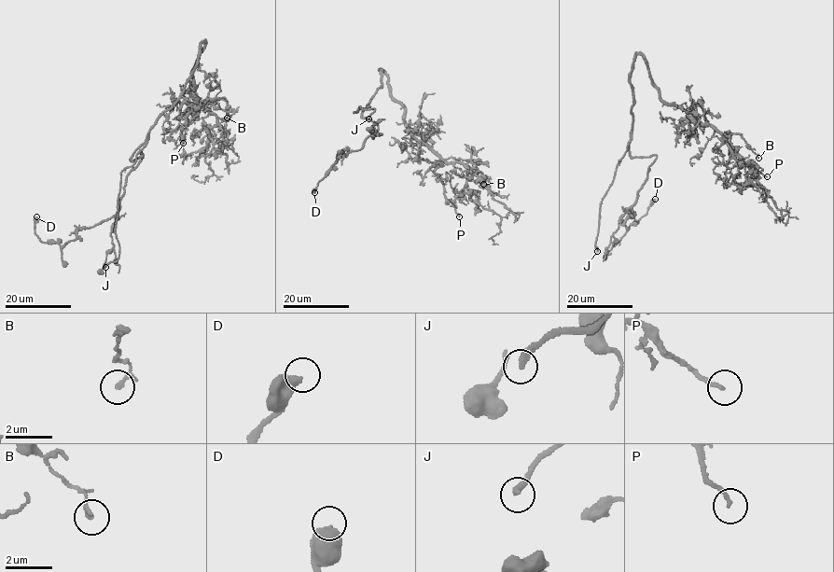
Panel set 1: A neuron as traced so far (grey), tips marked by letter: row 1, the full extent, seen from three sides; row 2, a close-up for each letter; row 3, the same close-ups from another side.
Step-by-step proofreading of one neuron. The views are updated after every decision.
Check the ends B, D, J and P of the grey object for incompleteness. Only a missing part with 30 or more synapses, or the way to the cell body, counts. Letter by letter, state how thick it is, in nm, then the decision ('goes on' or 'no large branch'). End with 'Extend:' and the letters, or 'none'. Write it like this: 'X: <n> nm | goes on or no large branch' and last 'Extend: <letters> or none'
B: 120 nm | no large branch
D: 440 nm | no large branch
J: 260 nm | goes on
P: 150 nm | no large branch
Extend: J

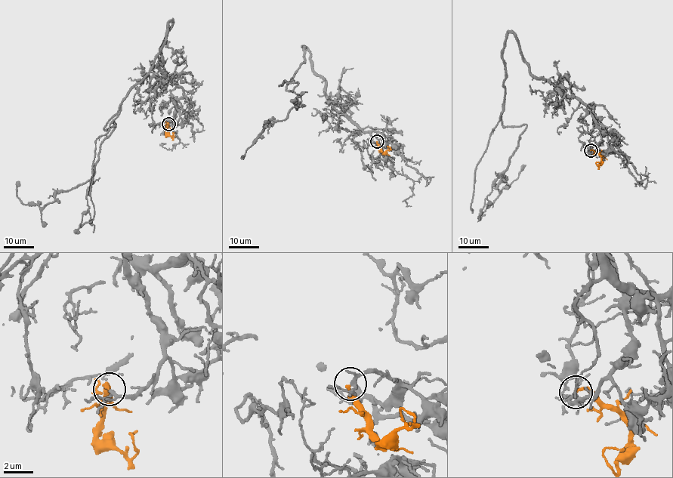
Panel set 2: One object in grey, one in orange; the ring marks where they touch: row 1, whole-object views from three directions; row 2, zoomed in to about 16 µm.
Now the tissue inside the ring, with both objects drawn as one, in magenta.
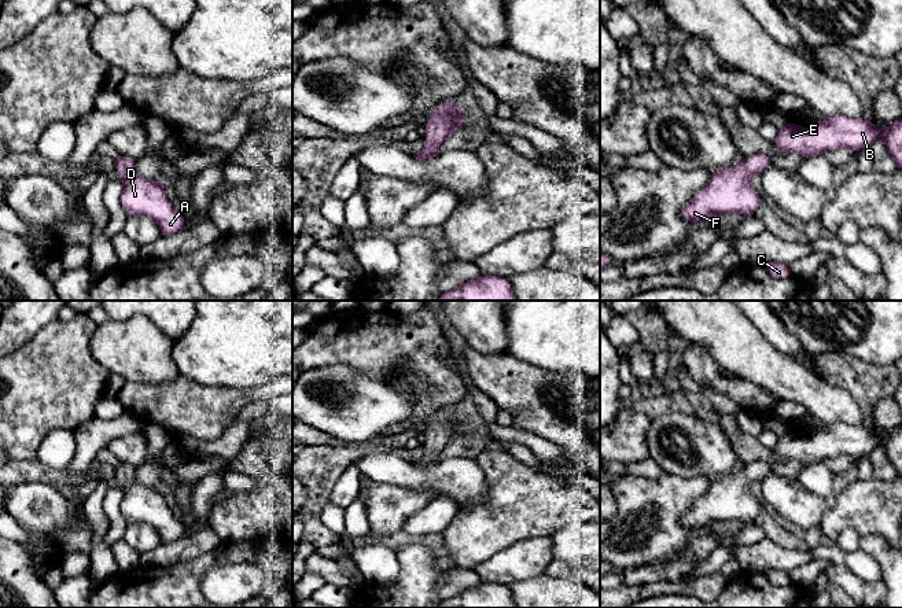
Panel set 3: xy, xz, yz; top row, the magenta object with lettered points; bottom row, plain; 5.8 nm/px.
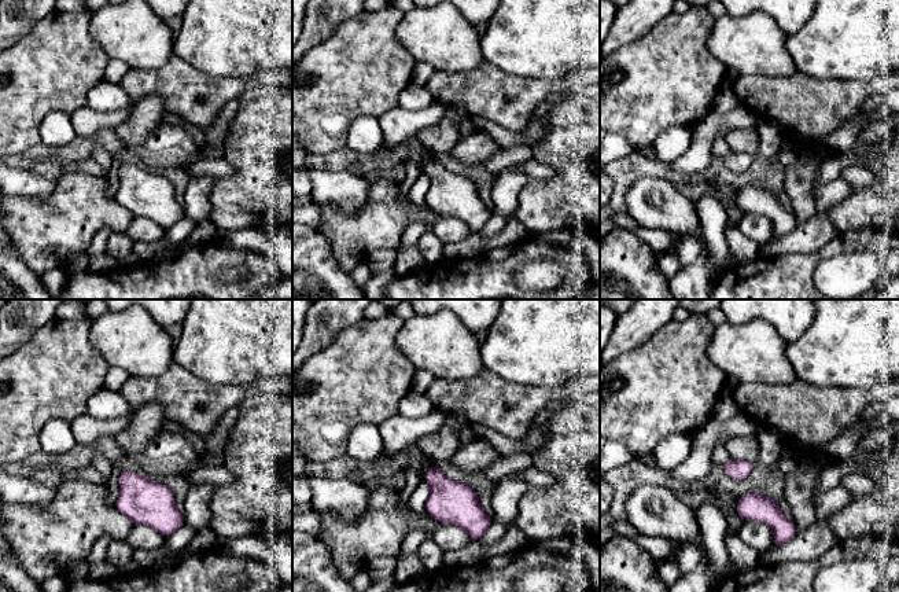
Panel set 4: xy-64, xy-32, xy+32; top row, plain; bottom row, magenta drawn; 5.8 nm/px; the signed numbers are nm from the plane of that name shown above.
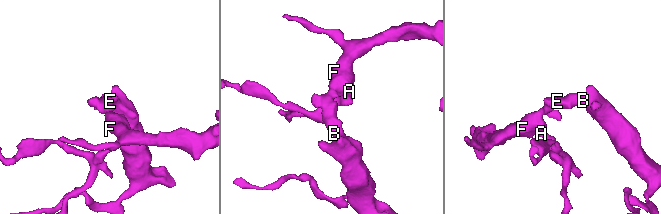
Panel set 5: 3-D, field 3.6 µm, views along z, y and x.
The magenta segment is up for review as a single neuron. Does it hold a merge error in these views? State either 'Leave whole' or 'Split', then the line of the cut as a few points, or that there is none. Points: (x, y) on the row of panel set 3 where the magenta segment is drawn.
Leave whole. No split

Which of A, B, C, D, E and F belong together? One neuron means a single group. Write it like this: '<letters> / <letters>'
A B C D E F

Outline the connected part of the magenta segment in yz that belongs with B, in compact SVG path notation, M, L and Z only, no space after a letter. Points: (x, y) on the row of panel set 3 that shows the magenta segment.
M846 115L822 117L821 121L811 129L789 122L784 128L778 128L778 133L773 140L773 144L784 151L798 152L805 156L824 156L825 152L837 148L851 148L857 152L868 150L875 140L881 137L886 141L887 152L897 163L898 169L902 169L902 118L880 130L875 126L873 121L865 121L862 118L850 118Z

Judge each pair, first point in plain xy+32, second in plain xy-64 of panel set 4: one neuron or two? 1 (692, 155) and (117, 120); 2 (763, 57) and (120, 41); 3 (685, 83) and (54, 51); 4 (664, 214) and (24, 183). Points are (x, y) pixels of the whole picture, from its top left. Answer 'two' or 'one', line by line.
1: one
2: one
3: one
4: one

